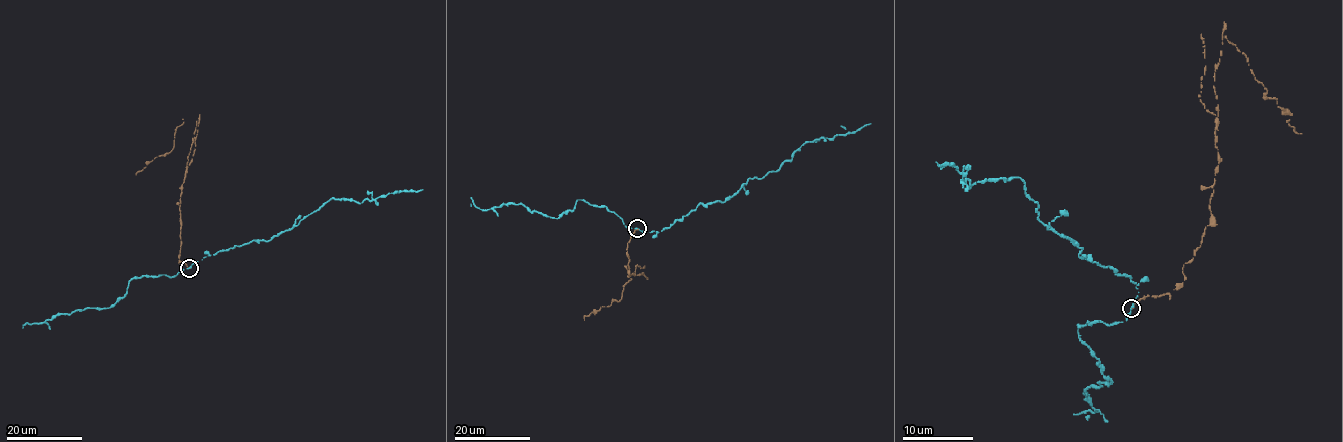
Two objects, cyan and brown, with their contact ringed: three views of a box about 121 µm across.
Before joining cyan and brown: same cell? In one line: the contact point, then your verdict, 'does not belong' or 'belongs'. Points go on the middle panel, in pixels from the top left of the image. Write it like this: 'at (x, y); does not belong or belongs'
at (637, 228); does not belong

